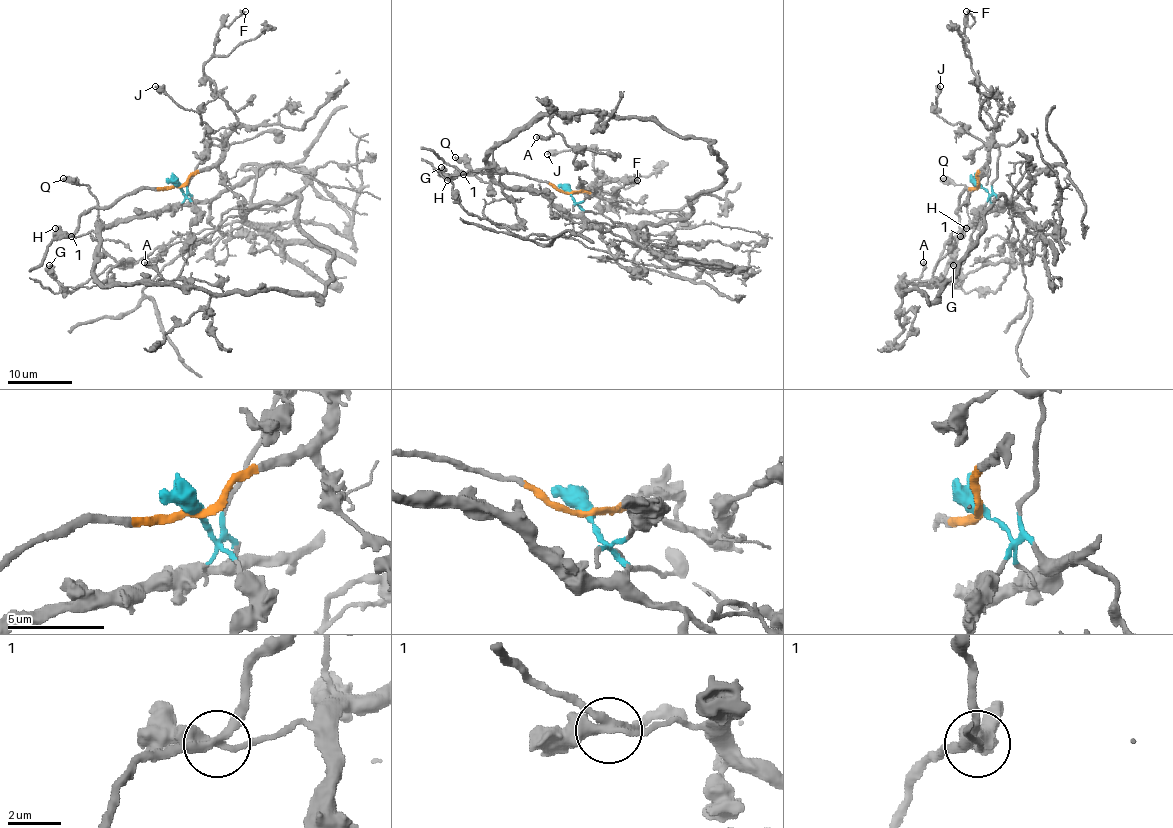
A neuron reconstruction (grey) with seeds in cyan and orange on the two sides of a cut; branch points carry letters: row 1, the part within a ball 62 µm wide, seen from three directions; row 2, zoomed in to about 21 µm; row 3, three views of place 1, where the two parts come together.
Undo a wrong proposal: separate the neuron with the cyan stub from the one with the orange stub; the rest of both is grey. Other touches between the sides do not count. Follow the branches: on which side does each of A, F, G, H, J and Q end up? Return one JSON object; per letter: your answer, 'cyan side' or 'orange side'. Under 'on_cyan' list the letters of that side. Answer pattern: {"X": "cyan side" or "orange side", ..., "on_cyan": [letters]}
{"A": "cyan side", "F": "orange side", "G": "cyan side", "H": "cyan side", "J": "orange side", "Q": "cyan side", "on_cyan": ["A", "G", "H", "Q"]}

